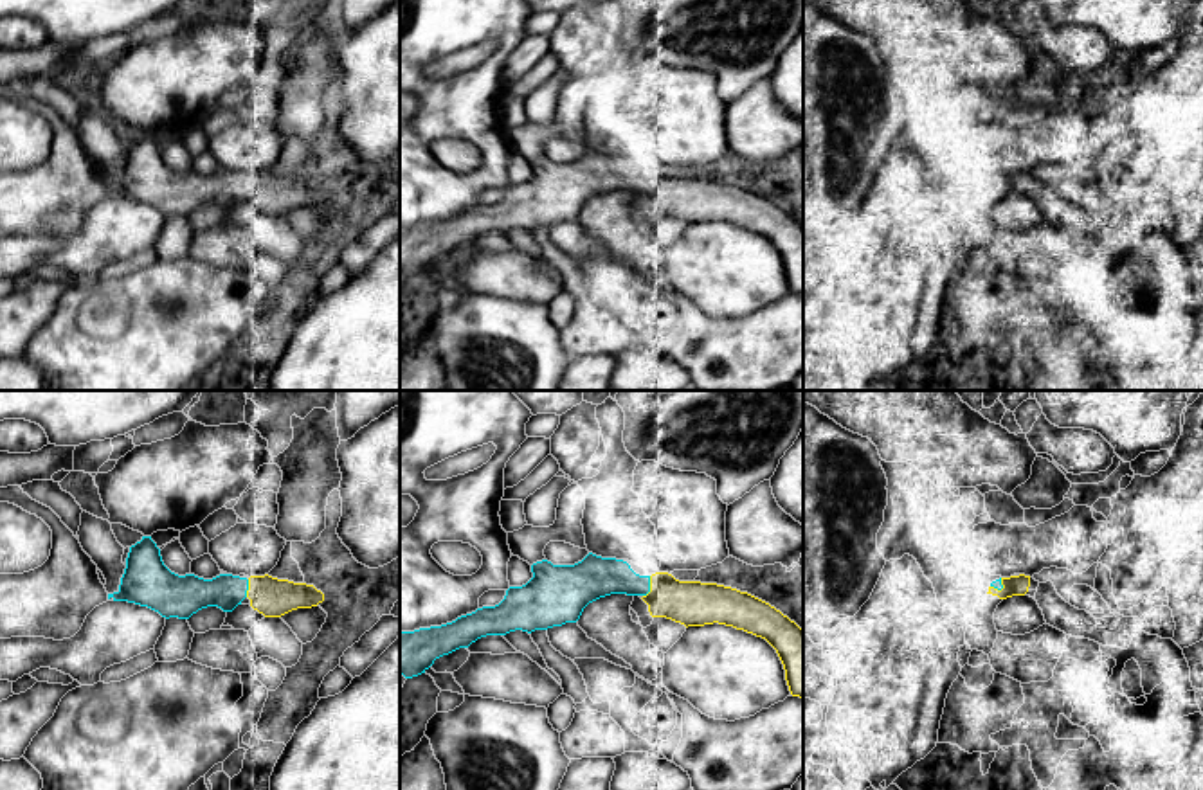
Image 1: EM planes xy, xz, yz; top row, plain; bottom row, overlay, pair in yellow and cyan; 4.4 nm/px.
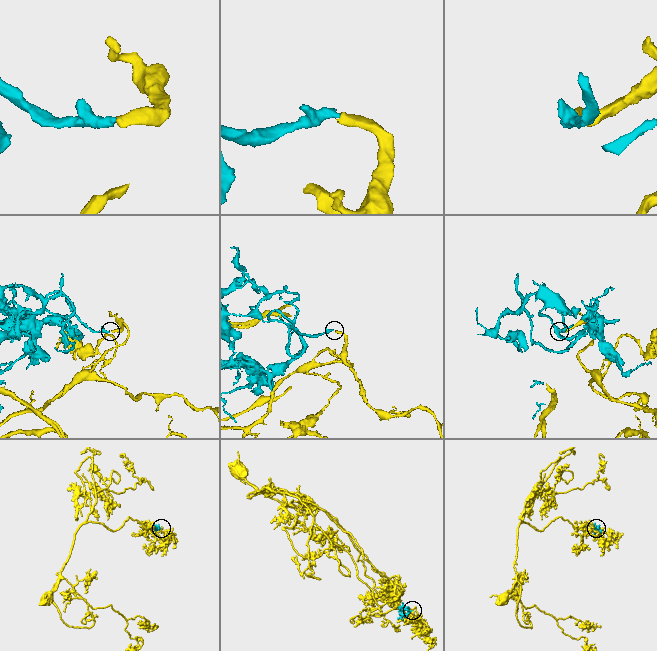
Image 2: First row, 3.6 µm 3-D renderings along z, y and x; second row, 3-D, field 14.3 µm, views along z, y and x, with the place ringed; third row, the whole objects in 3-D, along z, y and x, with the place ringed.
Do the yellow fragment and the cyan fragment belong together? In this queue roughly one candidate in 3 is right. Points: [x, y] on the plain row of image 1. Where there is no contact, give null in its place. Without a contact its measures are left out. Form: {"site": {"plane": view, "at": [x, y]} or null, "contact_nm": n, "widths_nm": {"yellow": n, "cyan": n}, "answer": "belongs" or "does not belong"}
{"site": {"plane": "xz", "at": [651, 184]}, "contact_nm": 100, "widths_nm": {"yellow": 200, "cyan": 180}, "answer": "belongs"}

